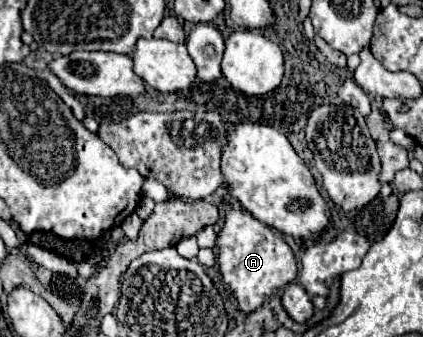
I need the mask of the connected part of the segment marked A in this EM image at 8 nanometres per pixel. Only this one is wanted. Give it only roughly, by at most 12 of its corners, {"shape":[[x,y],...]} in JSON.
{"shape":[[225,203],[219,267],[243,315],[297,277],[291,247]]}

